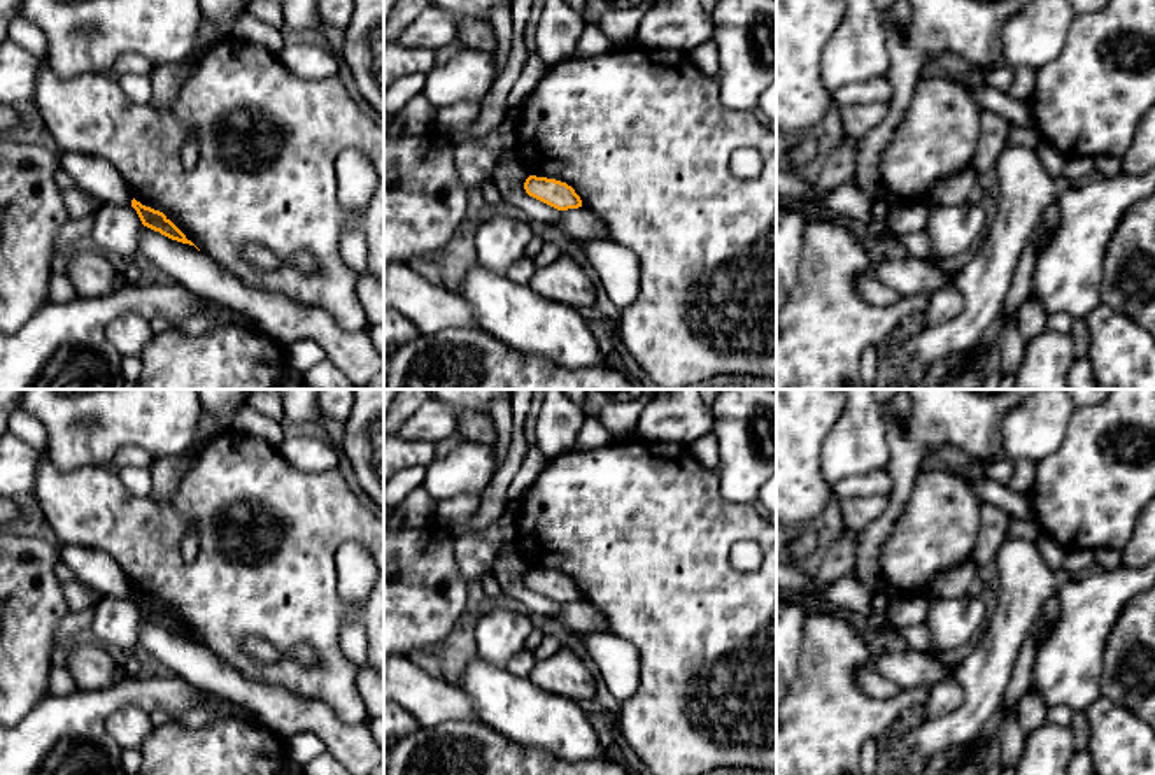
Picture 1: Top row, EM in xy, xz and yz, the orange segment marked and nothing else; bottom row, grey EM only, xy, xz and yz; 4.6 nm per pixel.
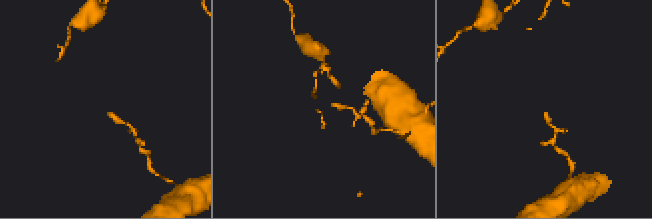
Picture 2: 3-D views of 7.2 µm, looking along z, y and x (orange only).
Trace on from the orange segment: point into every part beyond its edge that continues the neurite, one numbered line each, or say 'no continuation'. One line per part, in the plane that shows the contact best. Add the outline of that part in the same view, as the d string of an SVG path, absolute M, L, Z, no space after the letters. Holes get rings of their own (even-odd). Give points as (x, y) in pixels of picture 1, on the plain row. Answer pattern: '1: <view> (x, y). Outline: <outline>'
no continuation

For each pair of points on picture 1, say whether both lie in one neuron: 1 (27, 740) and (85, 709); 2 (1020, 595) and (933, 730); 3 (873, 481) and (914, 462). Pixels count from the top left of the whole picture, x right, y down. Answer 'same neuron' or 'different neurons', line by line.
1: same neuron
2: same neuron
3: different neurons

